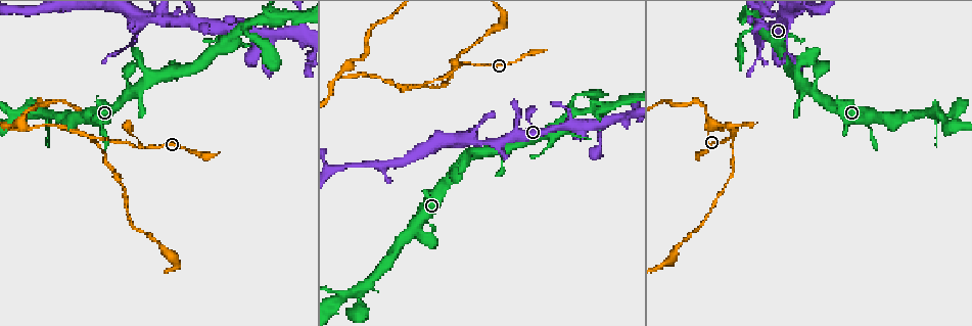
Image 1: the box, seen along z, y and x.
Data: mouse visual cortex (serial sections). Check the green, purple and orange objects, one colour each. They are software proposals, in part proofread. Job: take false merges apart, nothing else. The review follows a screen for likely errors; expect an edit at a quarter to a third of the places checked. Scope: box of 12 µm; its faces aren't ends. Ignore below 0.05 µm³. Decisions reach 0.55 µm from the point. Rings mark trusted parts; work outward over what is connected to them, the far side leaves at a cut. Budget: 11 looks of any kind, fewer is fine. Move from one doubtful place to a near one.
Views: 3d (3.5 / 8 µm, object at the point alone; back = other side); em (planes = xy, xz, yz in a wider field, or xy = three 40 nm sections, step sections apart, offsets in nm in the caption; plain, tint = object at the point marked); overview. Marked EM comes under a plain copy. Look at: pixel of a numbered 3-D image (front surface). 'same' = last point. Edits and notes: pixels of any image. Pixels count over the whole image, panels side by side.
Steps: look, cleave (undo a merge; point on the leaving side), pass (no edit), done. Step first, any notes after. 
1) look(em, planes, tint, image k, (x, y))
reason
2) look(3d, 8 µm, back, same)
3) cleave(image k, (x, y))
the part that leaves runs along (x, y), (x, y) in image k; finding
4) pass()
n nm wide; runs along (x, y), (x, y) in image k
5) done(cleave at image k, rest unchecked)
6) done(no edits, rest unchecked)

look(em, planes, tint, image 1, (31, 114))
calibre changes

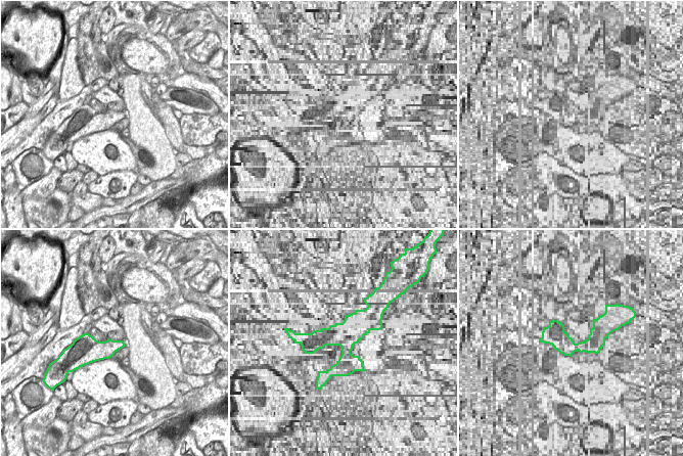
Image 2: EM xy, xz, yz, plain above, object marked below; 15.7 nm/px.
look(3d, 3.5 µm, same)
see where the arms go

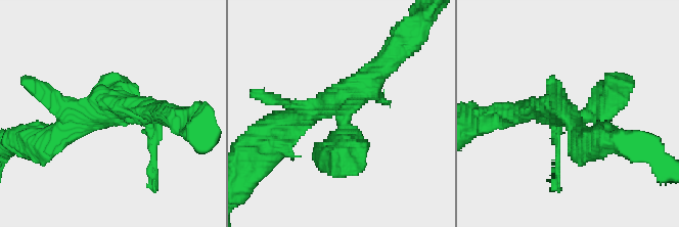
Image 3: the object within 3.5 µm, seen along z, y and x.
pass()
4 arms; runs along (390, 56), (355, 91), (279, 125) in image 3; one cell here

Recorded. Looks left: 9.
look(3d, 3.5 µm, image 1, (472, 139))

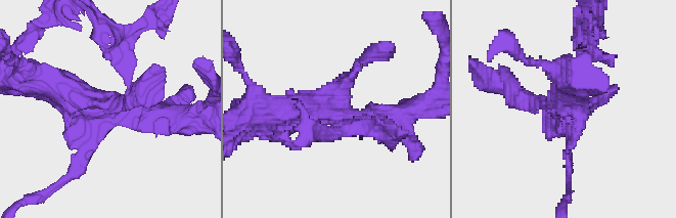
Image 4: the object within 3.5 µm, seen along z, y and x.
look(em, xy, step 2, tint, image 4, (334, 114))

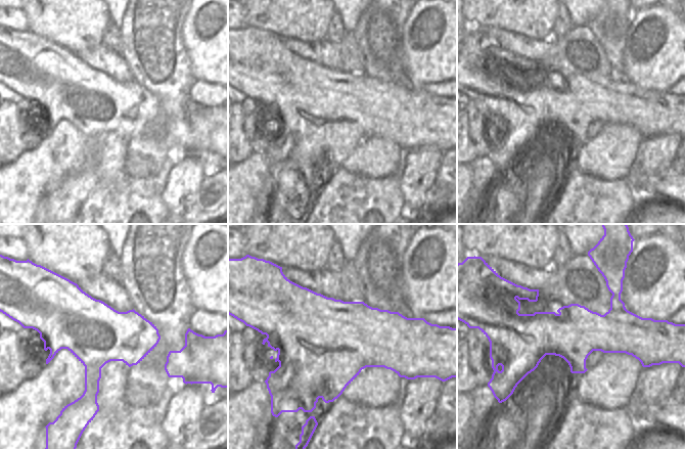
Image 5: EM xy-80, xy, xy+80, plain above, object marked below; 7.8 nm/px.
look(em, xy, step 3, tint, same)
cut it another way

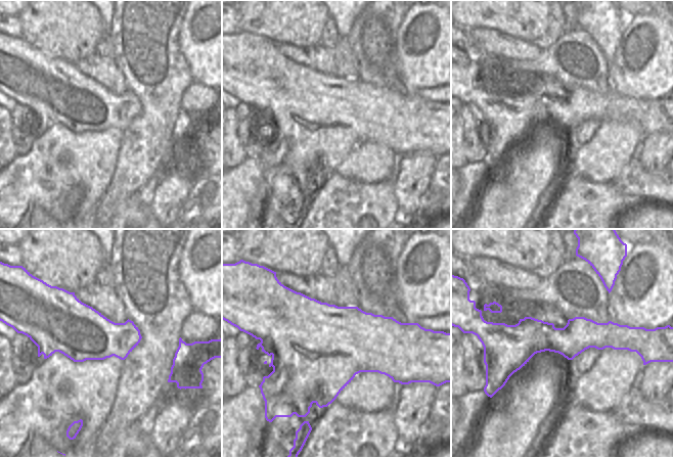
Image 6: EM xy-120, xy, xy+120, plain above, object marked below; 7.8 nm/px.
cleave(image 4, (126, 58))
two cells meet here

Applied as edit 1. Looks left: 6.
look(overview)

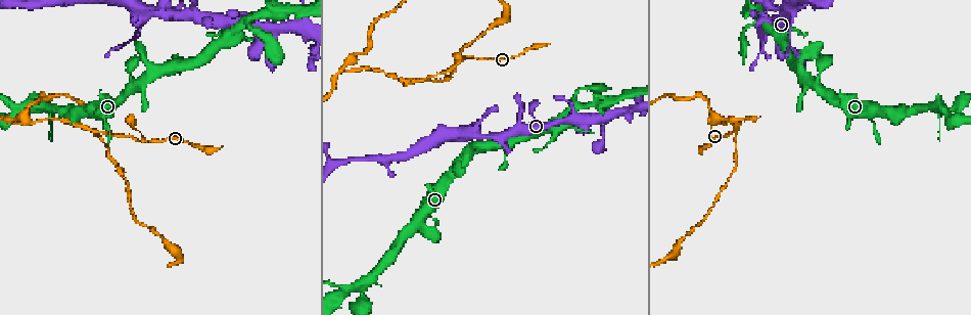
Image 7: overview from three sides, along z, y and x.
look(3d, 3.5 µm, image 7, (596, 117))
sudden change in width

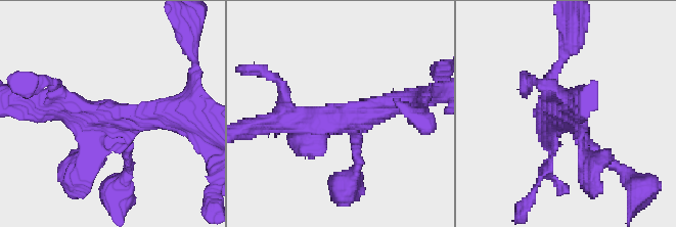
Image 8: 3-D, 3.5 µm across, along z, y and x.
look(em, xy, step 1, tint, image 8, (118, 116))
need the tissue

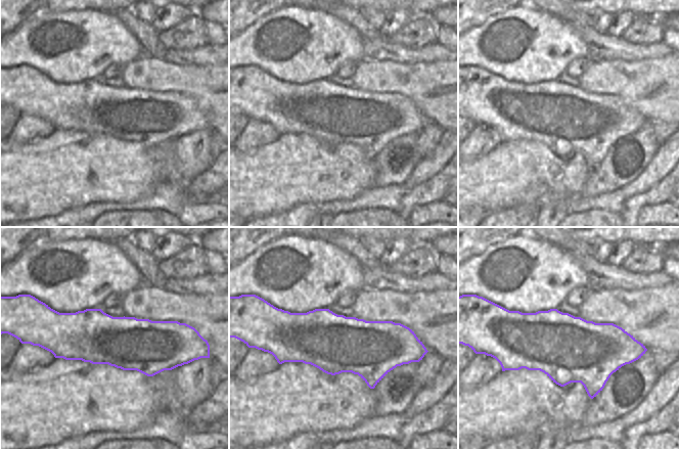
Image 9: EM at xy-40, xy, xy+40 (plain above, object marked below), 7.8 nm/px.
look(em, xy, step 2, tint, same)

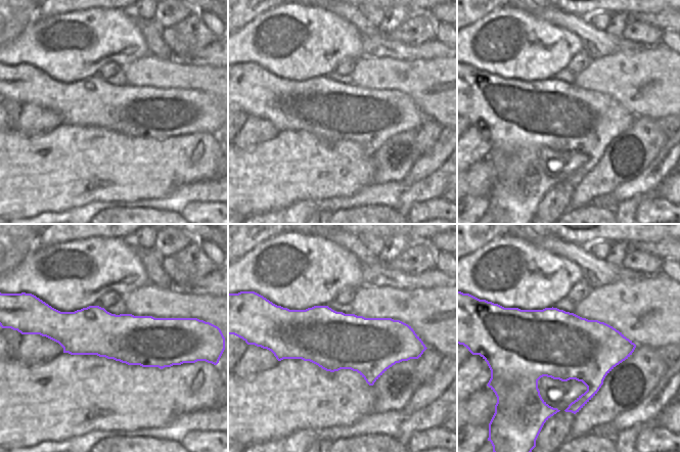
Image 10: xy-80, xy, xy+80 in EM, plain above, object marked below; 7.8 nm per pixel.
pass()
4 arms; runs along (276, 124), (364, 116), (408, 99) in image 8; continuous, no second cell

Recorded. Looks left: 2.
look(3d, 3.5 µm, back, image 7, (101, 132))

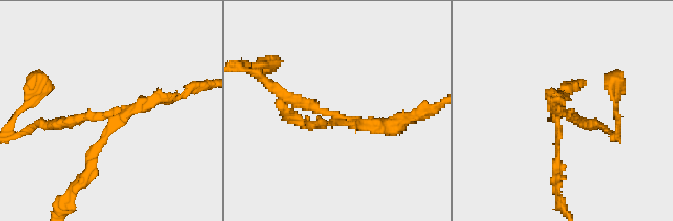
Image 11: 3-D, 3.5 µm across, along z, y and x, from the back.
look(em, xy, step 5, tint, image 11, (340, 116))
need the tissue

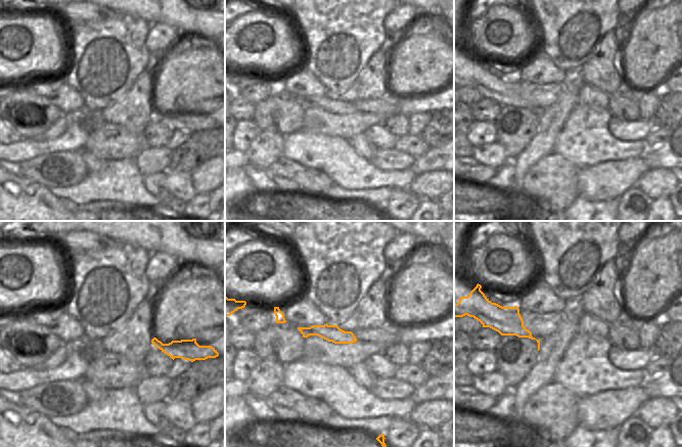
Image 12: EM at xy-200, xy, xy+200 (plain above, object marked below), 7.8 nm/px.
cleave(image 11, (89, 155))
the part that leaves runs along (111, 129), (64, 208) in image 11; a second cell is stuck on

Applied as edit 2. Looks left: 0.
done(cleave at image 4, cleave at image 11, rest unchecked)

